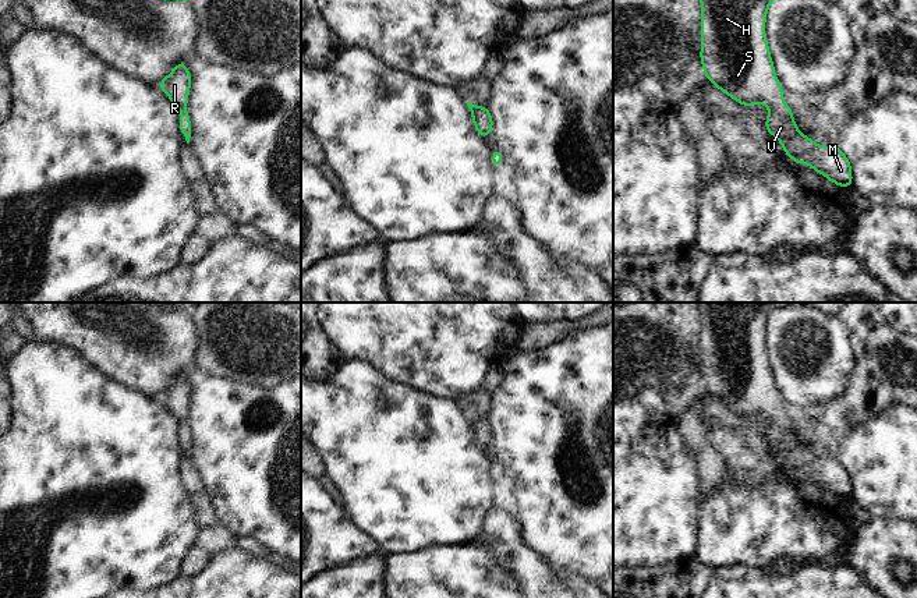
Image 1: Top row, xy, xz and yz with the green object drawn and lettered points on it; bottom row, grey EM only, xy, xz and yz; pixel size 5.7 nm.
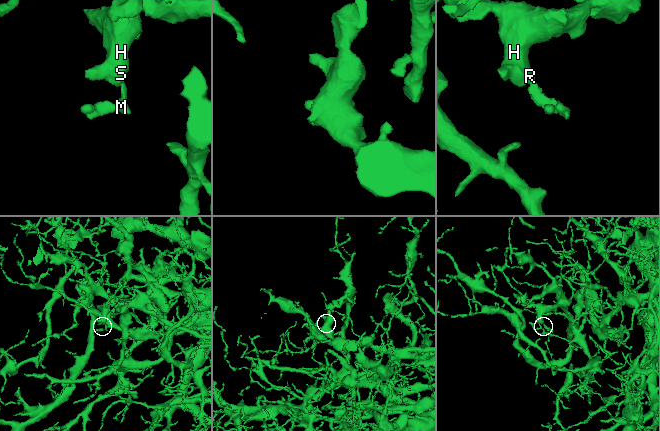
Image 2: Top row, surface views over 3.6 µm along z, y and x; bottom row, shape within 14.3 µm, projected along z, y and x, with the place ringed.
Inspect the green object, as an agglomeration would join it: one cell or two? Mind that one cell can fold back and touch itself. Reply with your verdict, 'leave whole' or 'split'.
leave whole

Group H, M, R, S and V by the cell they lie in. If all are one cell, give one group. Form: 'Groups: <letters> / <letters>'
Groups: H M R S V.

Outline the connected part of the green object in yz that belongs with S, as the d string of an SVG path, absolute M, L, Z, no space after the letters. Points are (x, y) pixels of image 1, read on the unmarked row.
M697 302L701 312L701 365L704 388L725 407L741 418L757 414L771 421L764 438L769 447L782 454L782 463L794 475L808 475L818 486L842 500L853 498L852 477L839 459L821 459L808 447L799 446L793 422L783 414L783 400L776 390L765 350L768 319L778 308L803 302Z

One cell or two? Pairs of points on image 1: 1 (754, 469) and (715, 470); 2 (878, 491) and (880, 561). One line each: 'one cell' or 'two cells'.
1: two cells
2: two cells

